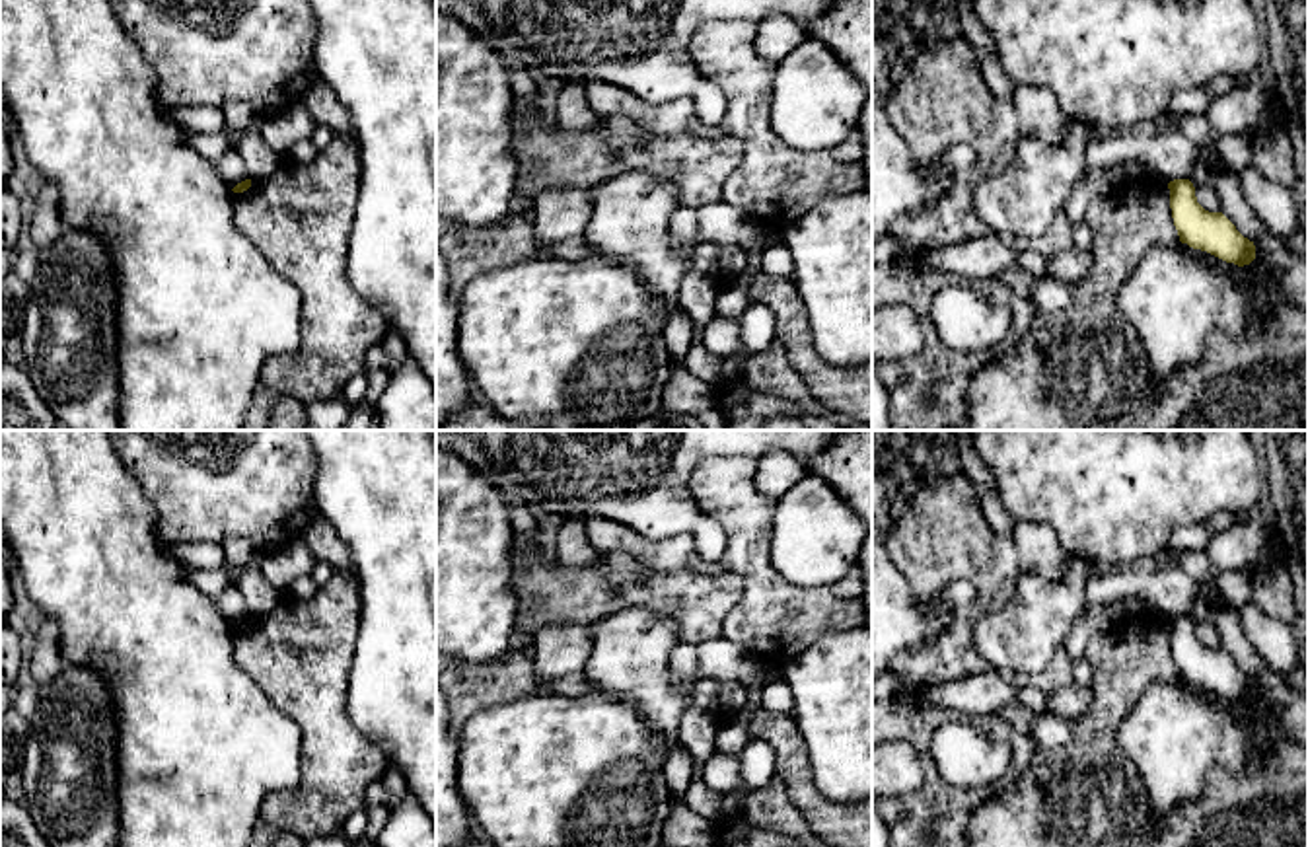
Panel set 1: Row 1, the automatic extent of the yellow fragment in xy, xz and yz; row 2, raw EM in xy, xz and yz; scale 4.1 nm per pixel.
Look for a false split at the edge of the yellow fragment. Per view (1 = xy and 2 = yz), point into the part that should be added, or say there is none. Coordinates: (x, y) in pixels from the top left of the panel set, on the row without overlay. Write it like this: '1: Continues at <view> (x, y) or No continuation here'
1: No continuation here
2: No continuation here

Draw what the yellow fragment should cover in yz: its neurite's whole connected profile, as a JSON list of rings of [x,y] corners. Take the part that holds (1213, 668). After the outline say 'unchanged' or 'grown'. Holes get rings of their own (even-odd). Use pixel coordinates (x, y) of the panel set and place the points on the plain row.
[[[1174,615],[1168,625],[1172,654],[1181,680],[1238,703],[1255,695],[1254,678],[1244,674],[1222,648],[1205,646],[1197,639],[1195,623],[1189,615]]]; unchanged

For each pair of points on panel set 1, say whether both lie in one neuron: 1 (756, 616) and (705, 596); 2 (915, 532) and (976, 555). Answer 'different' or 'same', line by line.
1: different
2: same

